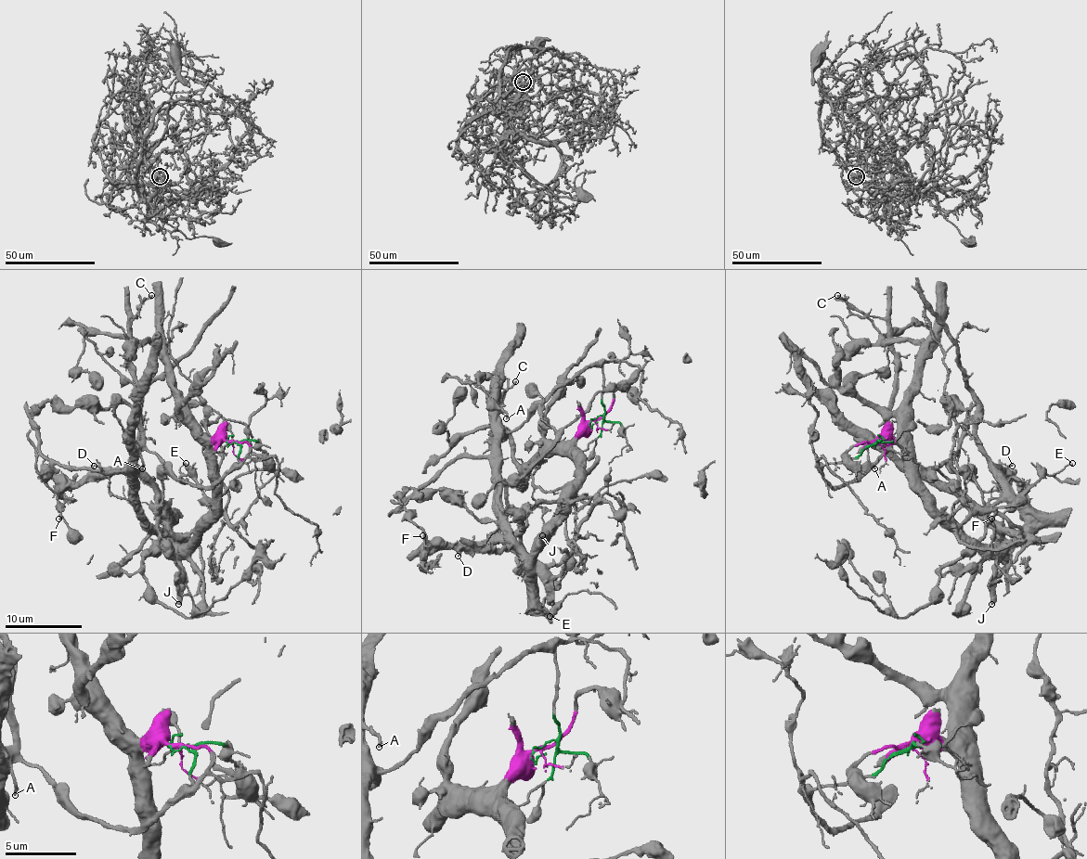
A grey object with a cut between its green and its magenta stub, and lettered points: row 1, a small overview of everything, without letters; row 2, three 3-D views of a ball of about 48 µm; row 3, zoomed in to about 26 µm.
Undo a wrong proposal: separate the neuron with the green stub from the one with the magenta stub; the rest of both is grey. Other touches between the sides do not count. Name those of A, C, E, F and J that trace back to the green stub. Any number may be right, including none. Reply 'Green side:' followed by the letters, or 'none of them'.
Green side: A

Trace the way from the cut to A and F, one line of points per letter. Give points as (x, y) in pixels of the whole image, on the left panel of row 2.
A: (233, 442), (240, 445), (239, 463), (210, 486), (178, 480), (153, 454), (132, 442), (142, 468)
F: (233, 442), (212, 445), (213, 515), (187, 544), (169, 536), (169, 506), (134, 472), (72, 482), (58, 519)

